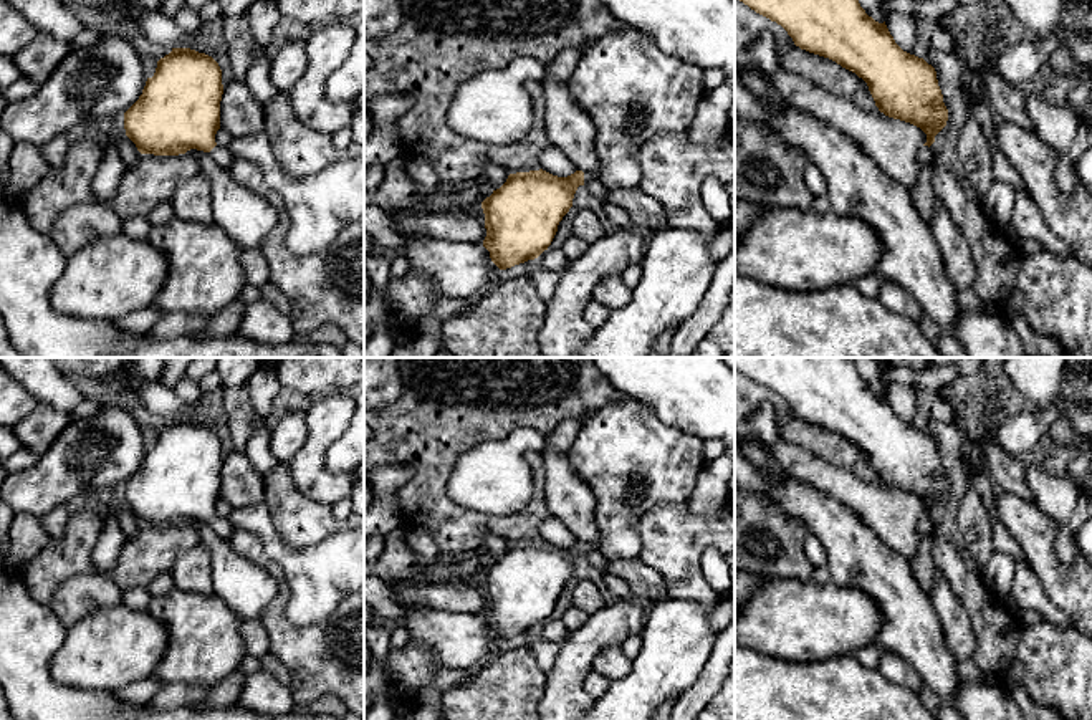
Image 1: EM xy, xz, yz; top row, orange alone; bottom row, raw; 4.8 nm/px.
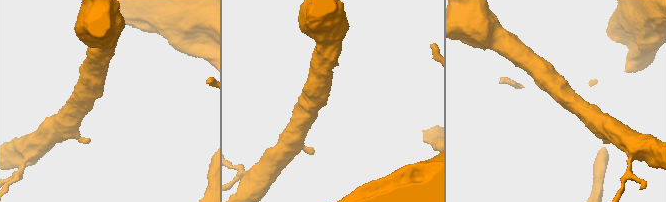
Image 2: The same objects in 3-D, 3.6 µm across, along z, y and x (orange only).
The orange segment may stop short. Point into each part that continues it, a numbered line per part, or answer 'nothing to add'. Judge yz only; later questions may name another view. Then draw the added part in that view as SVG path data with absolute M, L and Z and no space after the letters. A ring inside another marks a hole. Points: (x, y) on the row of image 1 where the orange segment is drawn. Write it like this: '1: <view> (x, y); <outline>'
1: yz (925, 154); M922 146L922 147L918 149L918 164L922 166L922 164L925 164L925 162L933 162L933 161L935 161L935 152L933 152L933 149L928 147L928 146Z

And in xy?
1: xy (224, 158); M215 146L210 151L210 156L213 157L213 161L222 167L222 169L228 169L232 166L232 162L237 159L233 156L233 152L230 149L223 149Z

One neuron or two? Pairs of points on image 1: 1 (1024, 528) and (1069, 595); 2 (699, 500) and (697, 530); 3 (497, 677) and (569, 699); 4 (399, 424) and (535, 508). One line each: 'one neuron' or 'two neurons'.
1: one neuron
2: two neurons
3: two neurons
4: one neuron

